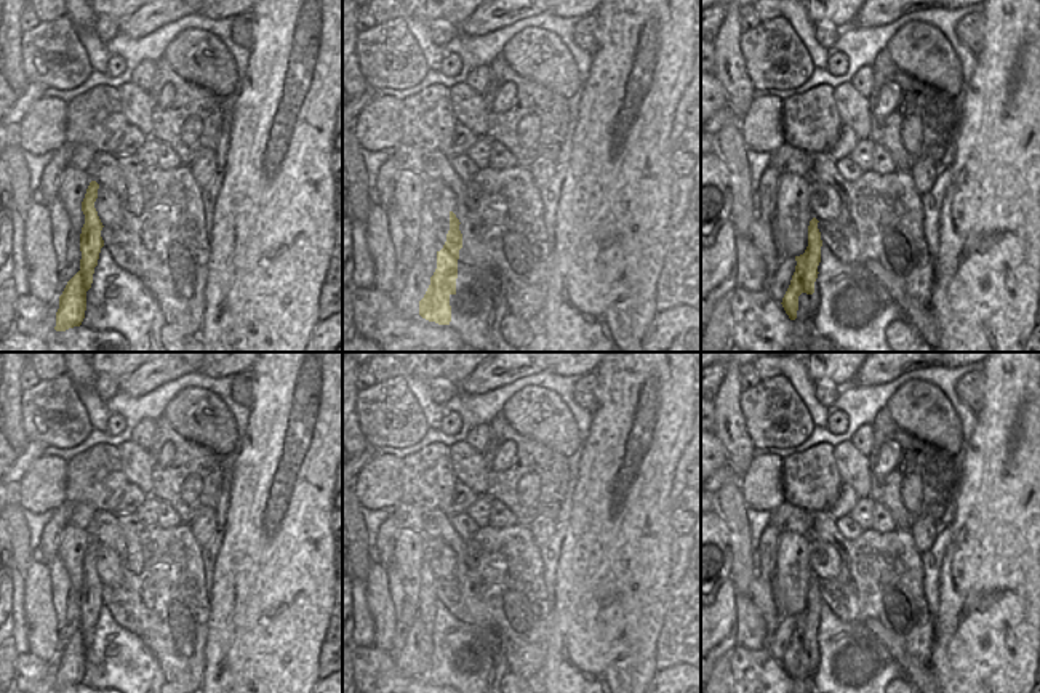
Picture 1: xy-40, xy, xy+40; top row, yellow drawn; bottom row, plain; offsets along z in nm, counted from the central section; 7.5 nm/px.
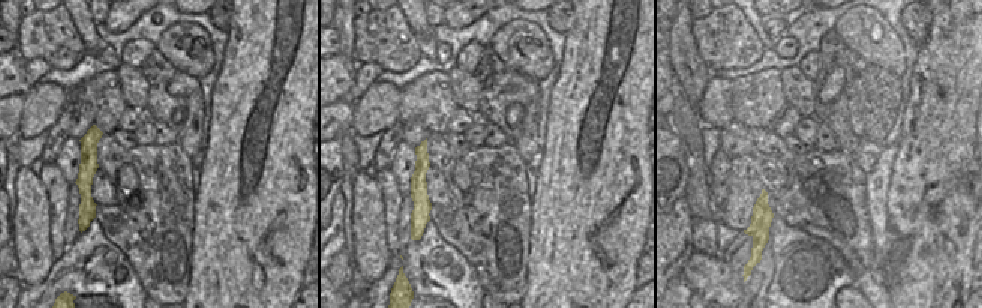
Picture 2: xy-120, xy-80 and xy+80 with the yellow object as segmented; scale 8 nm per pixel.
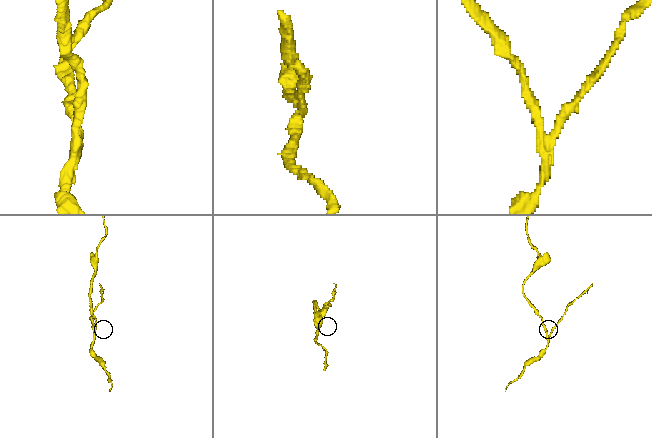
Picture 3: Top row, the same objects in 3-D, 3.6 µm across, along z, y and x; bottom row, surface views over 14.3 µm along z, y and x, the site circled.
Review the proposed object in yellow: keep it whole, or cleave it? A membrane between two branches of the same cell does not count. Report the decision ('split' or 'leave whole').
split

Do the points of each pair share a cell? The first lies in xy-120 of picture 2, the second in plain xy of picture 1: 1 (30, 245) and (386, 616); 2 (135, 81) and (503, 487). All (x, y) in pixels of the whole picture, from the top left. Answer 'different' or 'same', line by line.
1: different
2: same

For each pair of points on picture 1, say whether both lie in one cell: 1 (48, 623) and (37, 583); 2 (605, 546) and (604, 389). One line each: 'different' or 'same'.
1: same
2: different

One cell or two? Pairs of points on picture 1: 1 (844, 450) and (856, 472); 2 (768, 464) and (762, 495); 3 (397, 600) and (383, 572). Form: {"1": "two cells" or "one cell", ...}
{"1": "one cell", "2": "one cell", "3": "two cells"}

